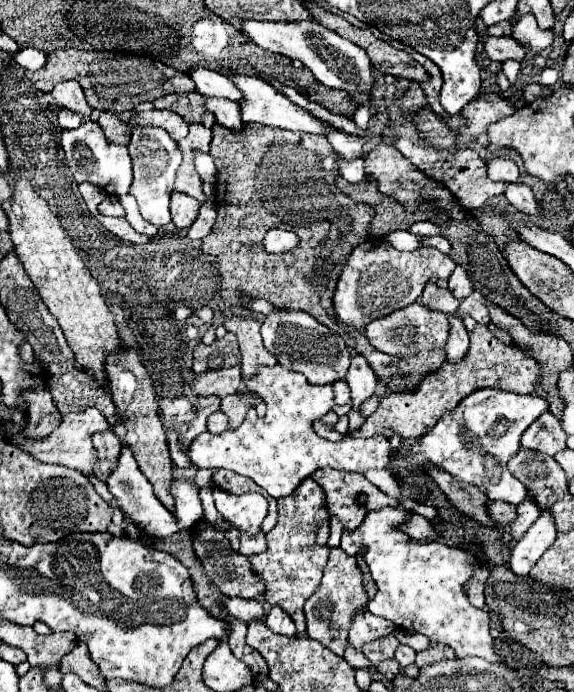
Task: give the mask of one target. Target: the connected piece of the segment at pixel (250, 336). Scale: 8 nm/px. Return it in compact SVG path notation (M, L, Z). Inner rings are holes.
M231 317L223 321L223 327L237 335L237 343L243 355L241 371L245 379L249 379L259 365L277 365L275 355L263 347L261 333L259 333L261 325L263 321L259 319L243 319L243 317Z

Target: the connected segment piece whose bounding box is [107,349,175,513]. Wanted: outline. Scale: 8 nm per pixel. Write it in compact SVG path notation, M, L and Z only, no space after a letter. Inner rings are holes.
M123 349L121 355L117 355L117 359L109 359L107 375L109 375L109 391L111 391L113 403L117 407L117 415L121 419L121 423L125 425L125 445L133 451L135 461L137 461L141 473L153 485L157 499L161 499L161 503L173 513L175 511L175 501L171 497L173 461L171 461L165 431L163 431L163 425L161 425L161 419L157 413L153 381L149 377L147 369L143 367L139 353L127 351L127 349Z

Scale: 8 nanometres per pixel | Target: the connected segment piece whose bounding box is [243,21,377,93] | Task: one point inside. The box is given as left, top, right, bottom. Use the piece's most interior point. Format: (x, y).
(336, 62)

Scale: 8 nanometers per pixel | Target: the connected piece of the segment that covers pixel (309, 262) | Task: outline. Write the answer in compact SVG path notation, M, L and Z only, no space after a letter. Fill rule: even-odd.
M259 123L245 125L241 133L215 125L209 155L217 167L217 223L209 237L203 239L203 251L219 259L223 301L227 305L241 305L239 295L245 293L255 299L265 299L279 309L309 313L339 333L347 347L363 355L385 387L393 375L407 377L407 387L397 389L397 393L415 391L429 373L445 363L445 351L423 351L413 359L389 359L365 335L353 331L353 327L345 327L333 315L331 299L339 273L349 253L369 239L369 225L375 211L335 187L339 163L327 139ZM269 229L293 231L299 237L299 245L281 255L267 253L263 237Z

